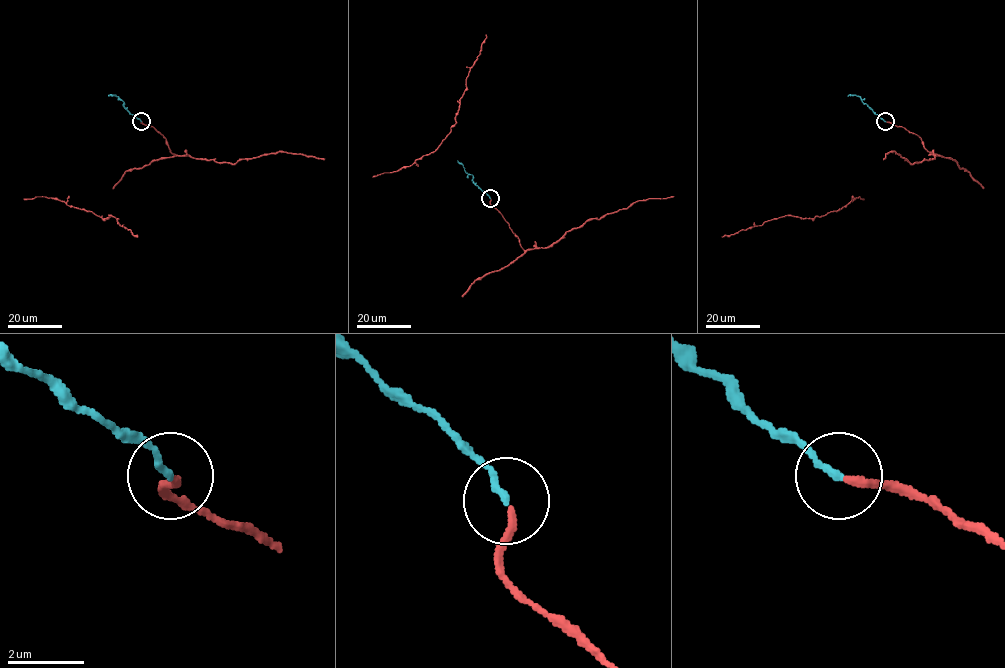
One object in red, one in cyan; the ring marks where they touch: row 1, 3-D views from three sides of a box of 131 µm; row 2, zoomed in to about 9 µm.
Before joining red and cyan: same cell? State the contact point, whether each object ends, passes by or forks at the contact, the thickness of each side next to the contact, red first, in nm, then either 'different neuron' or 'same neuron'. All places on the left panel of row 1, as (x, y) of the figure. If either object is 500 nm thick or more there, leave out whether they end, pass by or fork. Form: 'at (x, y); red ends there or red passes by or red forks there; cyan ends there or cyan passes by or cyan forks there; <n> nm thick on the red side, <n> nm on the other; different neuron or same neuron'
at (141, 121); red ends there; cyan ends there; 190 nm thick on the red side, 180 nm on the other; same neuron

